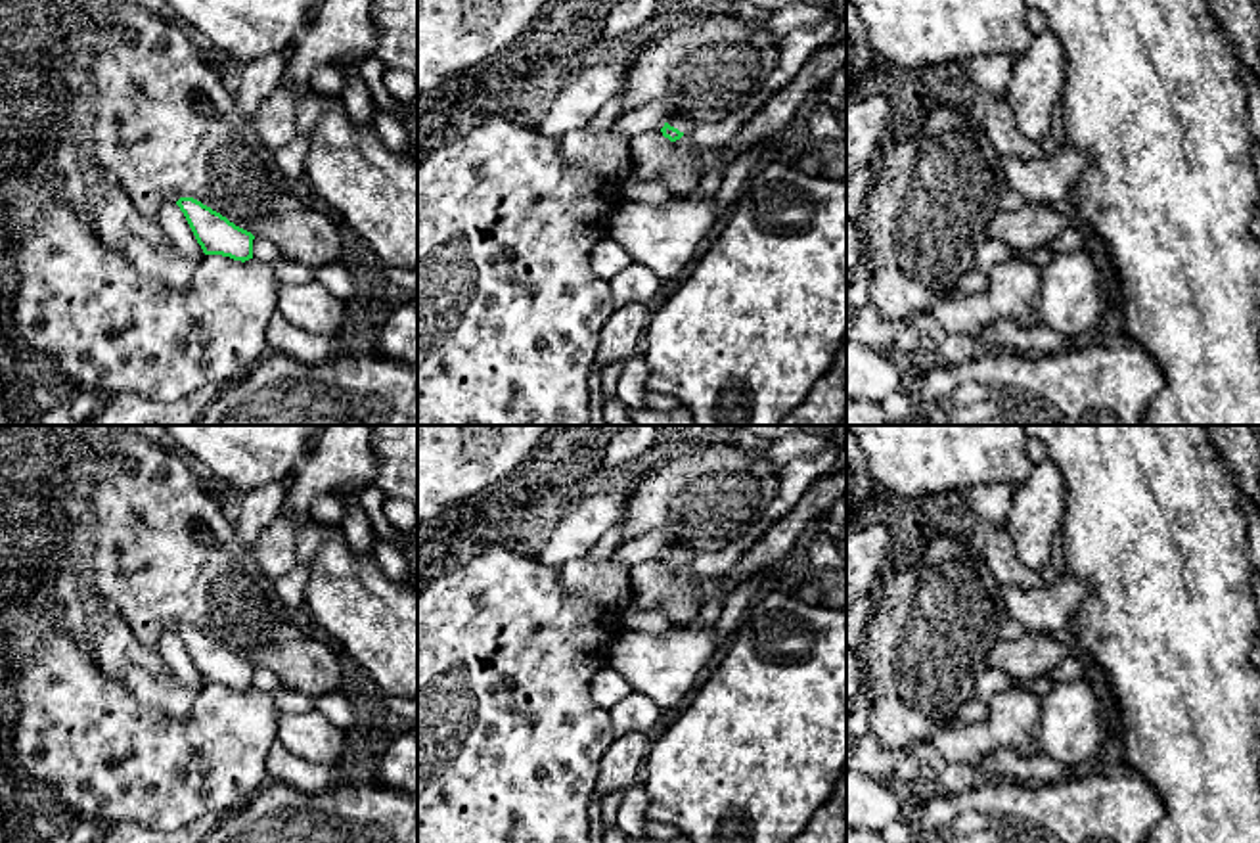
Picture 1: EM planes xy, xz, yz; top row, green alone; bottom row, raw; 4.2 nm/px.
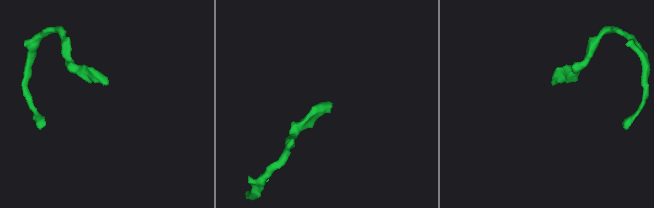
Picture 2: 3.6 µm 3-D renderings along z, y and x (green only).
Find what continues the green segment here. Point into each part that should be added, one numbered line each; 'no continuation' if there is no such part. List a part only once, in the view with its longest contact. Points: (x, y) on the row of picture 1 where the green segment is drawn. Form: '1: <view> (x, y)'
1: xz (684, 125)

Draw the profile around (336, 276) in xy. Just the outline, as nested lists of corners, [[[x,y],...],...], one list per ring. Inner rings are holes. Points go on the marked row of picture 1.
[[[341,261],[316,268],[314,280],[341,301],[354,293],[354,278]]]

